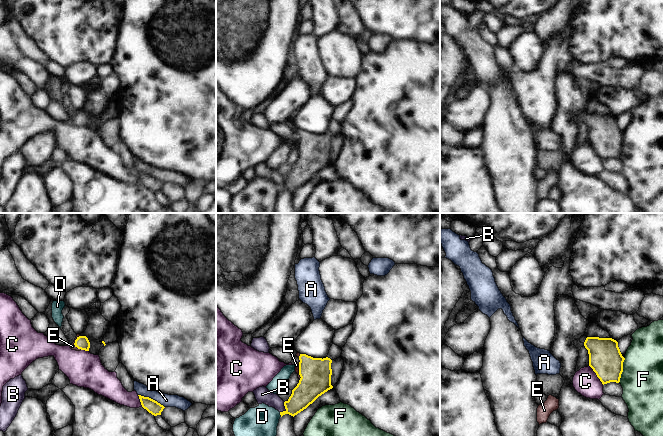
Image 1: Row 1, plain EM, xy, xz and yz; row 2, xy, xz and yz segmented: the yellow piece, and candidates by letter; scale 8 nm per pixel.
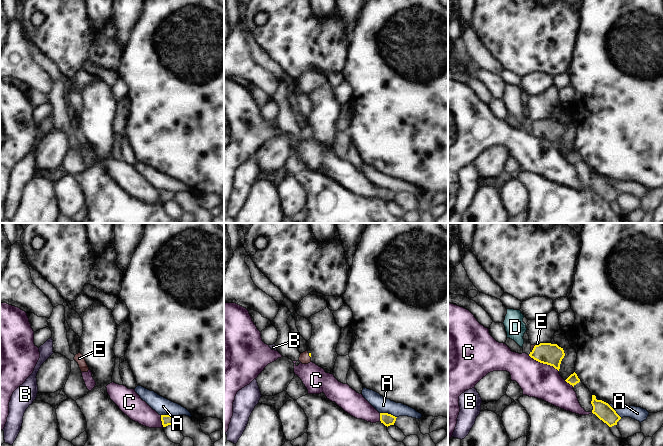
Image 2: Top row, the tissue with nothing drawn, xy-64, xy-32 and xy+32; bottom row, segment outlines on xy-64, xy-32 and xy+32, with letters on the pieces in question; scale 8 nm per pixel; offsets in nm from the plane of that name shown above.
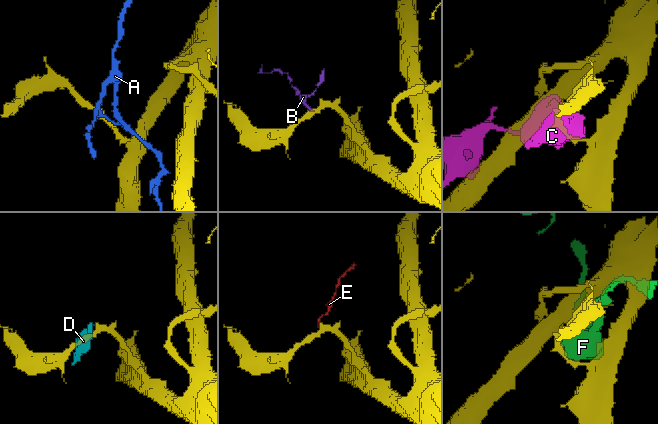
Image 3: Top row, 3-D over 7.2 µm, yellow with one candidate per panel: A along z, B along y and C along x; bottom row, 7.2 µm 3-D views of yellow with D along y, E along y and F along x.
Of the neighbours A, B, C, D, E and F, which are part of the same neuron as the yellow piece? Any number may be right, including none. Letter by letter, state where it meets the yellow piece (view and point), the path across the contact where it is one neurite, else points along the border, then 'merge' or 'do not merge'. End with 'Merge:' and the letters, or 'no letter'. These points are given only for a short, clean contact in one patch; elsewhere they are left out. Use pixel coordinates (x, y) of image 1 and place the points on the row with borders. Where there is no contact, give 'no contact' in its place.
A: meets yellow in xy at (150, 398); border along xy (138, 394), (150, 397), (164, 407); do not merge
B: meets yellow in xz at (285, 408); border along xz (283, 402), (285, 409), (280, 412); do not merge
C: meets yellow in yz at (596, 374); do not merge
D: meets yellow in xz at (280, 414); border along xz (279, 412), (281, 416); do not merge
E: meets yellow in xy at (75, 342); runs through xy (82, 342), (75, 342), (72, 346); merge
F: meets yellow in yz at (622, 370); do not merge
Merge: E

